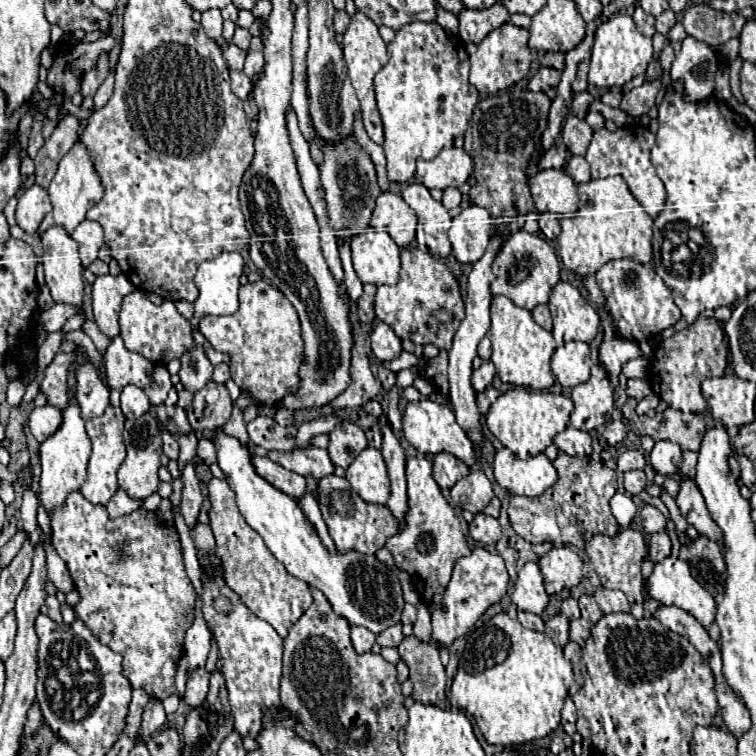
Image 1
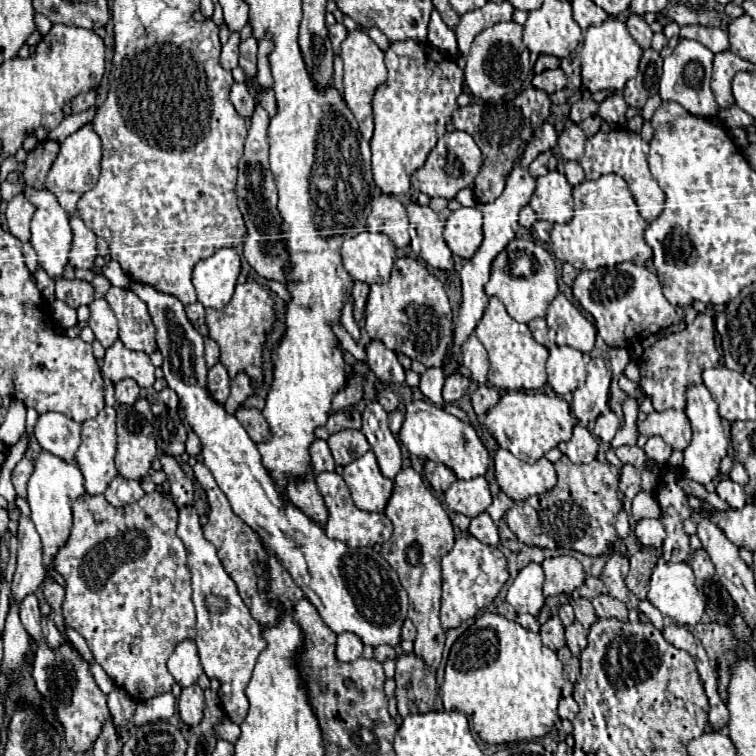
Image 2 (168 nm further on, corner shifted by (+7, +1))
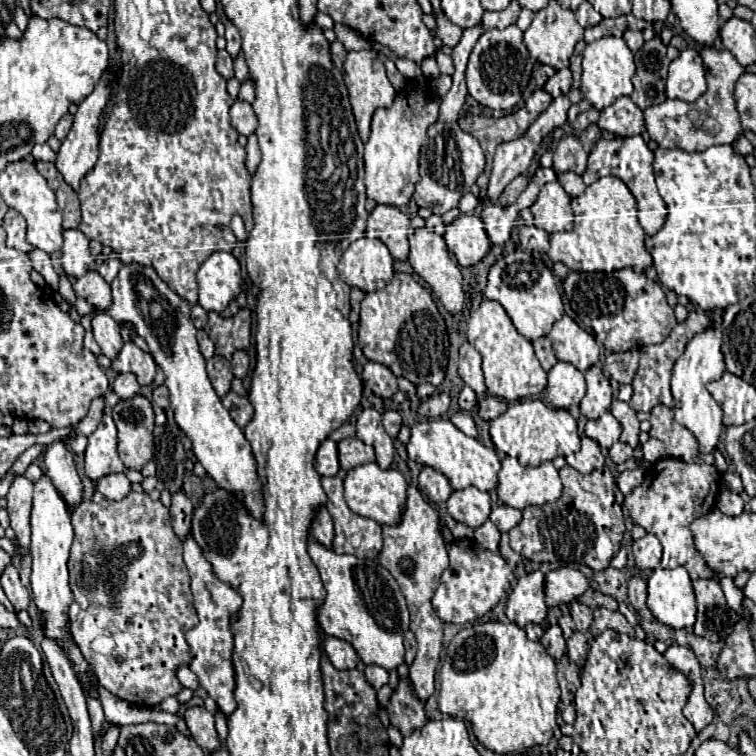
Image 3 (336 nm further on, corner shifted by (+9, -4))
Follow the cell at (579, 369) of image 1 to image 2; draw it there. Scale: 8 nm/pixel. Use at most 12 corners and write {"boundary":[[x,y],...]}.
{"boundary":[[552,347],[546,363],[556,395],[586,381],[586,363],[572,347]]}

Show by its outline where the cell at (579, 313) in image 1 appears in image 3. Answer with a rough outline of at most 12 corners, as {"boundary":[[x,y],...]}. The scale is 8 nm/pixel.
{"boundary":[[570,316],[550,330],[558,360],[586,370],[598,344]]}

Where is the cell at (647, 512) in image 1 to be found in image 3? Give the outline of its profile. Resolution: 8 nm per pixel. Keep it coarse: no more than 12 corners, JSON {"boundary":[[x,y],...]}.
{"boundary":[[646,534],[634,540],[632,552],[640,570],[660,566],[662,544]]}

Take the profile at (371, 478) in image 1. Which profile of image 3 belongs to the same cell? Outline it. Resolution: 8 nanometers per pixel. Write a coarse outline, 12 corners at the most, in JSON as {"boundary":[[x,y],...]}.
{"boundary":[[376,462],[344,478],[348,508],[398,524],[408,484]]}

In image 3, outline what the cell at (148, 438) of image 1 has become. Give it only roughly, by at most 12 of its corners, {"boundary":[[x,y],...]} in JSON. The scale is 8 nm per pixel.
{"boundary":[[144,396],[112,408],[118,454],[142,470],[153,458],[154,412]]}

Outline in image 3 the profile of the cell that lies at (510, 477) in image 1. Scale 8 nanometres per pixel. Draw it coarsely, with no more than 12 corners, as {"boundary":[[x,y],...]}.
{"boundary":[[506,456],[498,498],[512,508],[554,502],[562,482],[552,462],[520,466]]}

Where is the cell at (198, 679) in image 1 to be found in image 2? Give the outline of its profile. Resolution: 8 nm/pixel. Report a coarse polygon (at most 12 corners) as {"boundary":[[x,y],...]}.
{"boundary":[[182,689],[178,711],[186,725],[204,717],[204,691]]}

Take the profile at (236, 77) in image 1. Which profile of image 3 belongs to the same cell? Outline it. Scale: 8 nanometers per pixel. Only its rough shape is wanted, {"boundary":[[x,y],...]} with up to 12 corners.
{"boundary":[[244,100],[232,104],[232,126],[250,136],[258,126],[254,108]]}

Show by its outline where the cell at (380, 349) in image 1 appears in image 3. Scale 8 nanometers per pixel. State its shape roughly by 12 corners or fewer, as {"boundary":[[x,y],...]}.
{"boundary":[[366,362],[362,382],[380,398],[398,392],[388,366]]}

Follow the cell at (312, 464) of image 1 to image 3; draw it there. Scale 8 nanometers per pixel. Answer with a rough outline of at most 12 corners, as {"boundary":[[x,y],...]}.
{"boundary":[[324,440],[316,452],[316,472],[336,476],[338,450]]}

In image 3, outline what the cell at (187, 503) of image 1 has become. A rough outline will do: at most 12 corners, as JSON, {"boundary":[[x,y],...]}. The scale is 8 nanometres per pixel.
{"boundary":[[192,534],[184,562],[200,624],[190,670],[230,716],[236,710],[232,616],[242,598],[218,580]]}

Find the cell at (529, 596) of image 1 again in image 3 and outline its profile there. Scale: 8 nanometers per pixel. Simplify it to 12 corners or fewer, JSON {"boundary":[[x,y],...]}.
{"boundary":[[530,572],[508,596],[506,616],[520,628],[546,618],[544,574]]}

